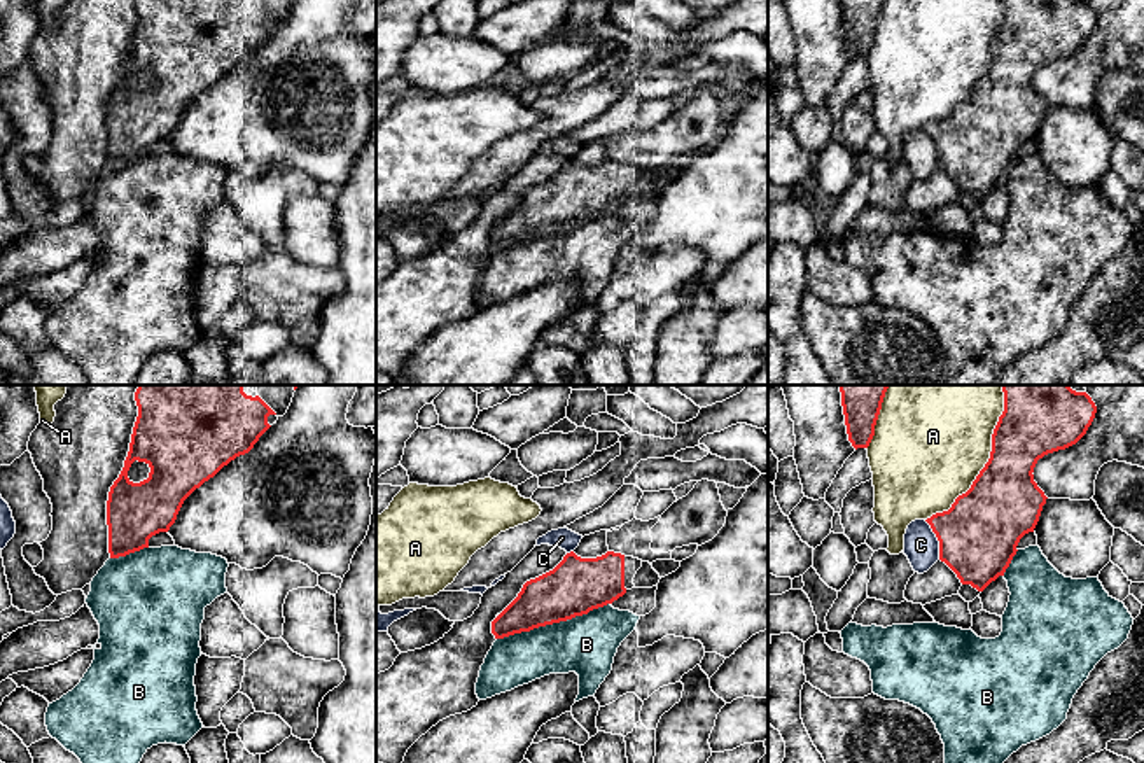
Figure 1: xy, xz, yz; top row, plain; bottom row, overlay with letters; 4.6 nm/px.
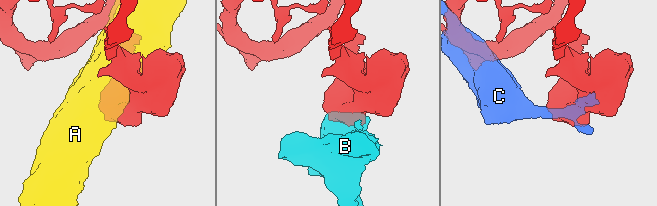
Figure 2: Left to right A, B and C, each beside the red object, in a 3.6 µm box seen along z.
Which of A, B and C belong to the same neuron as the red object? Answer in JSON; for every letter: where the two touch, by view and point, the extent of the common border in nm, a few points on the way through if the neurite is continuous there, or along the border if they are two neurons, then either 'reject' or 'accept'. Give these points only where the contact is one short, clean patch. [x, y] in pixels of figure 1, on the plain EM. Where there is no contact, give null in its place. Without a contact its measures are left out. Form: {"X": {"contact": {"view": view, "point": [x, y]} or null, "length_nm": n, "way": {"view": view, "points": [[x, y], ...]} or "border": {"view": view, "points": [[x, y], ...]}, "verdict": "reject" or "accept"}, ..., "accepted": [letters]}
{"A": {"contact": {"view": "yz", "point": [987, 70]}, "length_nm": 700, "verdict": "reject"}, "B": {"contact": {"view": "xz", "point": [553, 230]}, "length_nm": 550, "verdict": "reject"}, "C": {"contact": {"view": "yz", "point": [938, 147]}, "length_nm": 200, "verdict": "reject"}, "accepted": []}

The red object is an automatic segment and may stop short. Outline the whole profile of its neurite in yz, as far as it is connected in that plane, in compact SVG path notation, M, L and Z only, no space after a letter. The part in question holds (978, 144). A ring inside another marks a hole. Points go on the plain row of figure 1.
M1004 0L1004 19L992 42L988 70L948 119L925 128L939 149L939 168L962 192L983 200L1004 184L1020 147L1034 140L1048 107L1034 89L1037 68L1076 52L1086 42L1095 21L1097 14L1086 0Z

